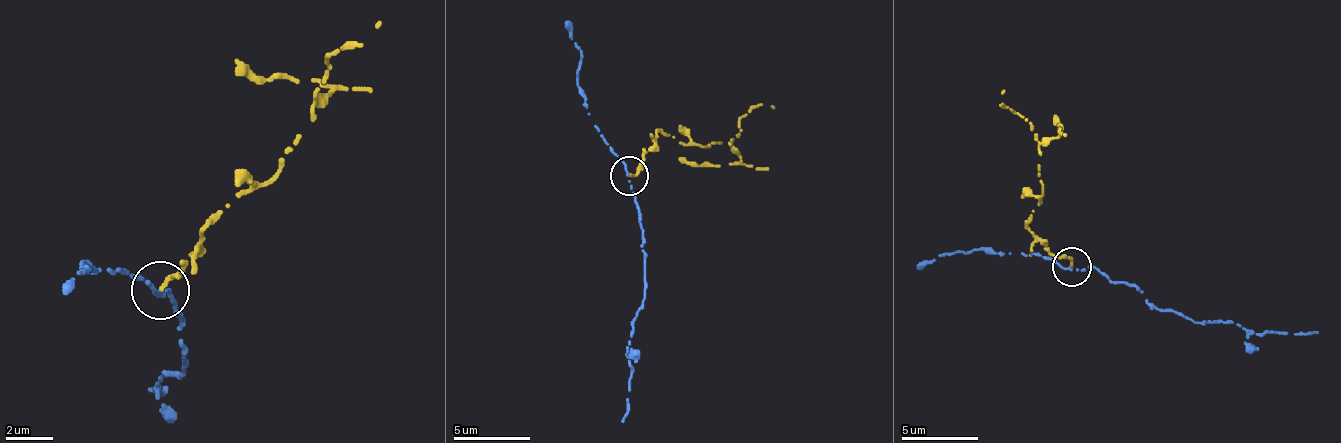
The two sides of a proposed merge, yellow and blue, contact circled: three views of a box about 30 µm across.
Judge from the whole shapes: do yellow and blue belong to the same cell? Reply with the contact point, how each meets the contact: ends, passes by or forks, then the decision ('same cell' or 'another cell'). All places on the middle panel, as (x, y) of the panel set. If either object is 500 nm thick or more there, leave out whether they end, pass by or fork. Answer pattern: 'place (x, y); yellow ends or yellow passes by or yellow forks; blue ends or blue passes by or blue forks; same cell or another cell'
place (629, 175); yellow ends; blue passes by; another cell

